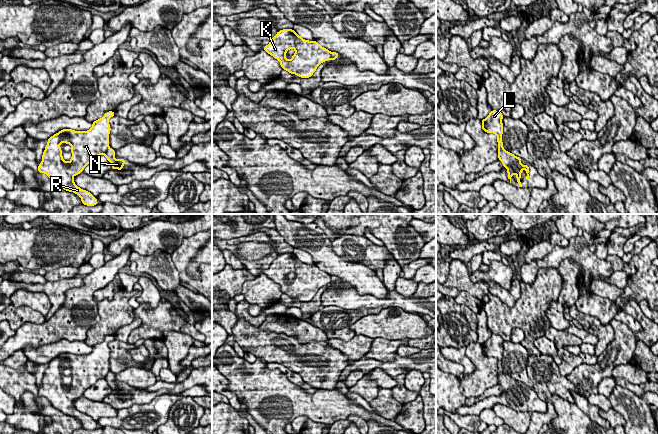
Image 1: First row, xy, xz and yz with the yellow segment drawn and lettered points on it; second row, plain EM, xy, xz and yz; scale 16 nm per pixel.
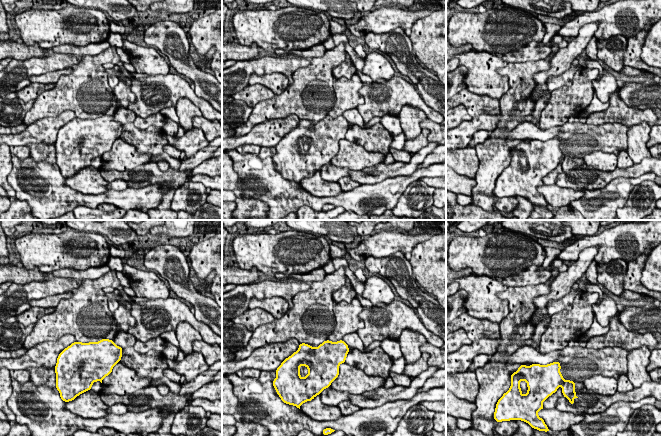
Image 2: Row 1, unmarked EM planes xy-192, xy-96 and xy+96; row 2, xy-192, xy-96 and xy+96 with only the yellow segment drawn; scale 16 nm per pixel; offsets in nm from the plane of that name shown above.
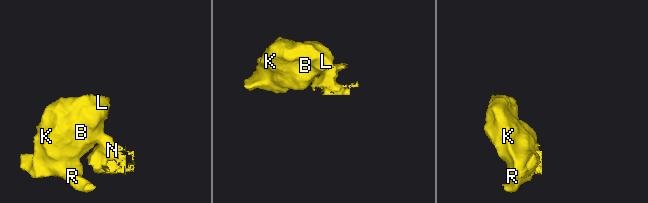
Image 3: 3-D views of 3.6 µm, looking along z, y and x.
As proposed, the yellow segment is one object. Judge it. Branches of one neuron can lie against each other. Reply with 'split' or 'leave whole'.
split

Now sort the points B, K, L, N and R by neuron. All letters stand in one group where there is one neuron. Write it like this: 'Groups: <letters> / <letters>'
Groups: B K L R / N

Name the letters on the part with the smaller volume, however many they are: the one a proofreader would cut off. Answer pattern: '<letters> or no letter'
N

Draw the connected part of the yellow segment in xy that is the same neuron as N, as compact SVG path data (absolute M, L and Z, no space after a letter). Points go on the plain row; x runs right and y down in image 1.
M109 372L104 379L106 380L107 384L111 387L112 394L115 394L115 393L122 394L123 390L125 388L127 388L125 386L126 384L124 384L124 383L116 384L114 382L114 380L115 380L115 374L112 373L112 372Z

